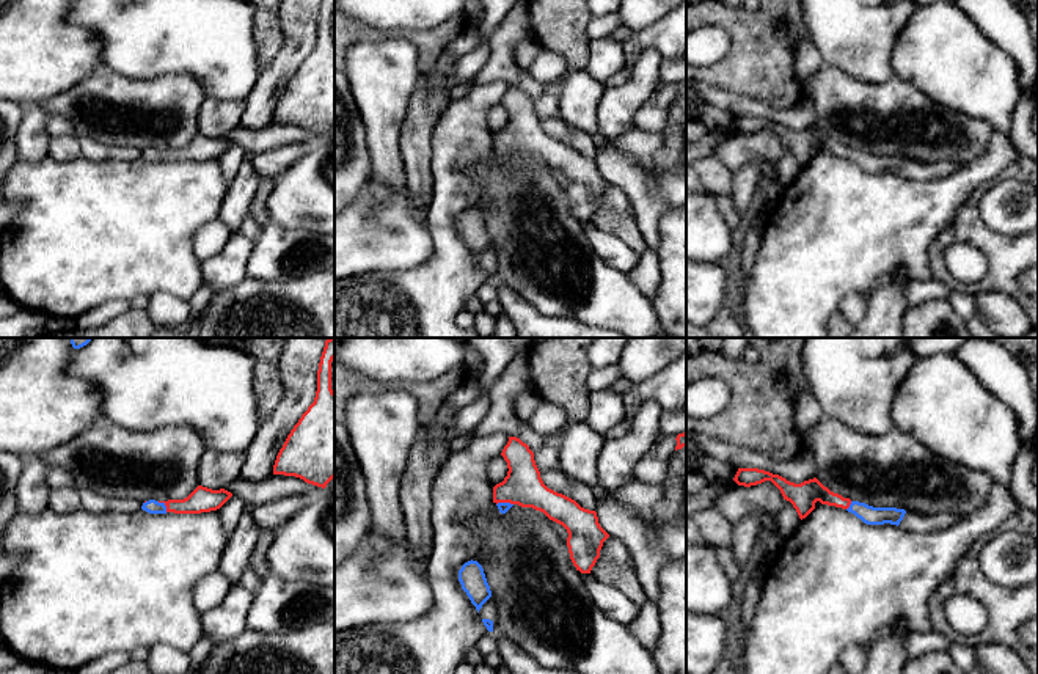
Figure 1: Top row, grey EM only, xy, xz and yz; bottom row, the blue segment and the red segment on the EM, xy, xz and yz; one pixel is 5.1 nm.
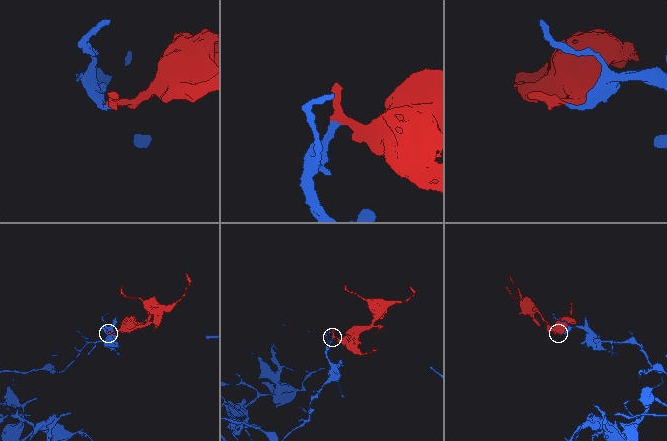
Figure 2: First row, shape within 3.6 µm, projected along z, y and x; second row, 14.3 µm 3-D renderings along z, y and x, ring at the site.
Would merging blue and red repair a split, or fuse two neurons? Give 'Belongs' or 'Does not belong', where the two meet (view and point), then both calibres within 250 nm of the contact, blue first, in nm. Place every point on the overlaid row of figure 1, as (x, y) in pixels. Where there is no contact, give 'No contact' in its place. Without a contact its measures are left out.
Belongs. Touches blue at xy (164, 505). Thickness 70 nm (blue) against 130 nm

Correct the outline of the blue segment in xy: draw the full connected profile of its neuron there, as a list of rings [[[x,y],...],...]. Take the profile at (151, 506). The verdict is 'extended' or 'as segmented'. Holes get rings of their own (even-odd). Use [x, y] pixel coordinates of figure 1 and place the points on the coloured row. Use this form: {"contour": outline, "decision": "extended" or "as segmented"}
{"contour": [[[198,485],[187,498],[184,500],[168,500],[168,501],[144,501],[141,509],[149,514],[201,514],[220,509],[229,498],[231,492],[220,489],[212,490],[203,485]]], "decision": "extended"}

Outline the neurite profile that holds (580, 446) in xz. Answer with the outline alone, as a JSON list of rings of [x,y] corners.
[[[586,421],[570,423],[557,438],[557,468],[595,492],[601,492],[598,457],[606,440],[606,435],[597,434]]]

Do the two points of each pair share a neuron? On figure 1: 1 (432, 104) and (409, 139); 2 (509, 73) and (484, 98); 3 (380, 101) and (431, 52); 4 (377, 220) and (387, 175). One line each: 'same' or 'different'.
1: same
2: different
3: different
4: different

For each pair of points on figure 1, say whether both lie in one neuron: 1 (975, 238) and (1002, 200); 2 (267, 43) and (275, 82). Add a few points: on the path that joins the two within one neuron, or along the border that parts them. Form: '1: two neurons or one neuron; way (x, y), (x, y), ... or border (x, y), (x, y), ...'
1: two neurons; border (990, 187), (980, 219), (999, 233), (1021, 233)
2: two neurons; border (281, 24), (281, 47), (264, 68)

